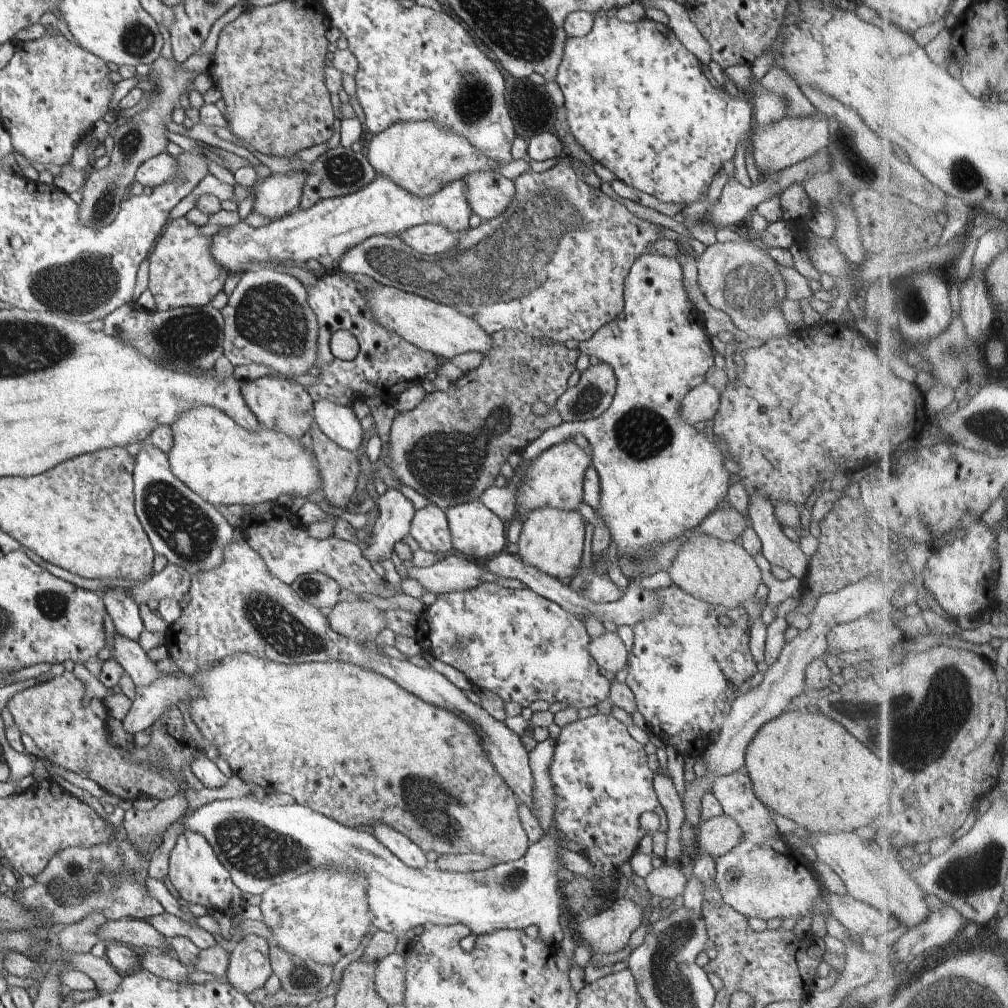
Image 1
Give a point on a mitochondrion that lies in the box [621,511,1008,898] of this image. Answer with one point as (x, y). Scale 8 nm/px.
(913, 724)

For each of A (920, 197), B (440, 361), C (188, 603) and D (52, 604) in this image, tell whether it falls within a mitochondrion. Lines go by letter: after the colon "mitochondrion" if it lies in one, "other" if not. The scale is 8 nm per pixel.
A: other
B: other
C: other
D: mitochondrion

